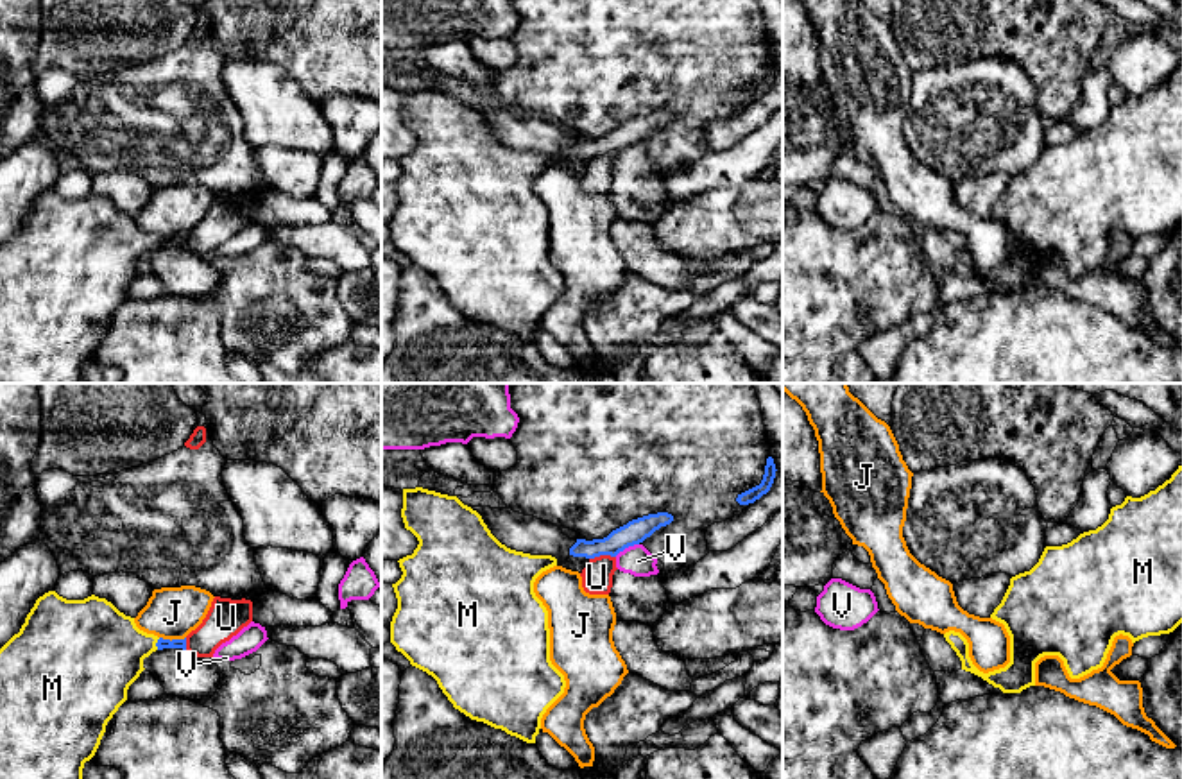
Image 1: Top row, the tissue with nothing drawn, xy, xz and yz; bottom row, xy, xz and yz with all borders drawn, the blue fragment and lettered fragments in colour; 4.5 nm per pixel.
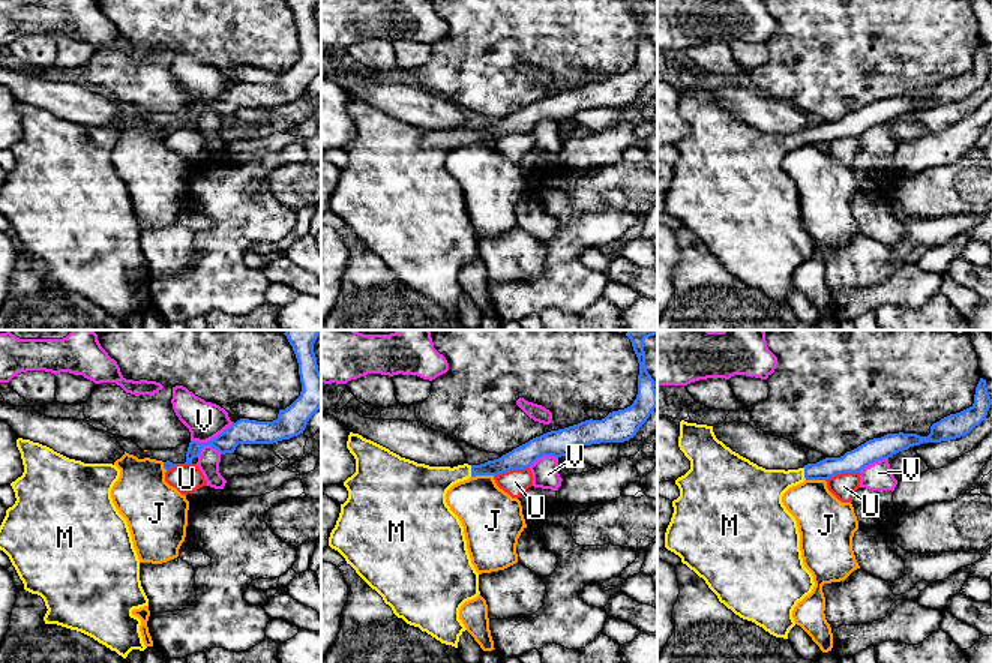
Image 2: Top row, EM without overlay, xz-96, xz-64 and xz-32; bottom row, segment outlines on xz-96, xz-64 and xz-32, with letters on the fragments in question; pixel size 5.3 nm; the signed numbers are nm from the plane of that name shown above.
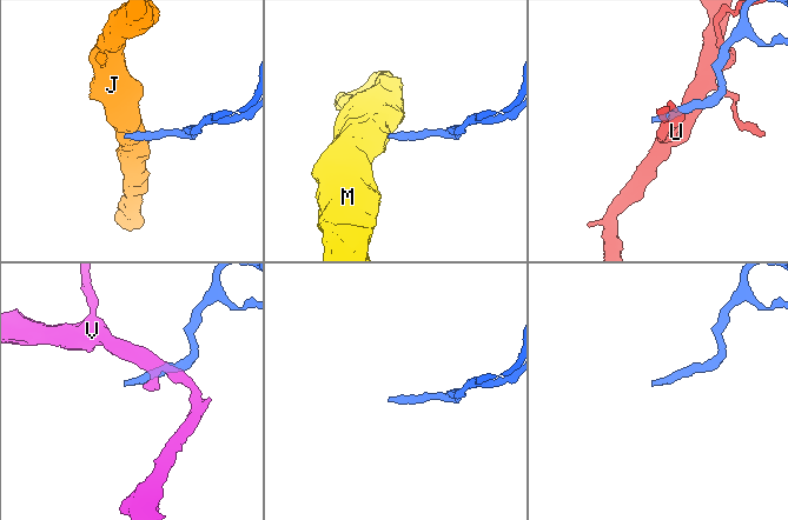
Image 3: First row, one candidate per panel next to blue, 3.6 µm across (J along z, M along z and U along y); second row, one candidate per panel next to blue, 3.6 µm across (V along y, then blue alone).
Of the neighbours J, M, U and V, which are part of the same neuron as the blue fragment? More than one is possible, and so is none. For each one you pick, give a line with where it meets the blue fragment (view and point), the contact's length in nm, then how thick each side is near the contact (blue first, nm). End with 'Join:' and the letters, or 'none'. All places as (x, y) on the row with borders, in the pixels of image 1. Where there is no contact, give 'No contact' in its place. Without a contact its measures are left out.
M: Touches blue at xy (156, 643). Shared border 60 nm. Thickness 50 nm (blue) against 380 nm
Join: M

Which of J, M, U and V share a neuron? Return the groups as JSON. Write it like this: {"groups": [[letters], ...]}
{"groups": [["J"], ["M"], ["U"], ["V"]]}

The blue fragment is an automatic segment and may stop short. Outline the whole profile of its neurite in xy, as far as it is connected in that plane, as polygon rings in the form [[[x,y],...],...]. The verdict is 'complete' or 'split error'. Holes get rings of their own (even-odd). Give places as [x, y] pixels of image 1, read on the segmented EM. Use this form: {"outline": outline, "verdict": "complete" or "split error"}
{"outline": [[[48,591],[39,596],[20,632],[0,648],[0,779],[82,779],[84,763],[95,756],[107,722],[145,670],[143,659],[163,648],[186,650],[186,638],[170,641],[147,634],[134,618],[95,595],[66,600]]], "verdict": "split error"}

